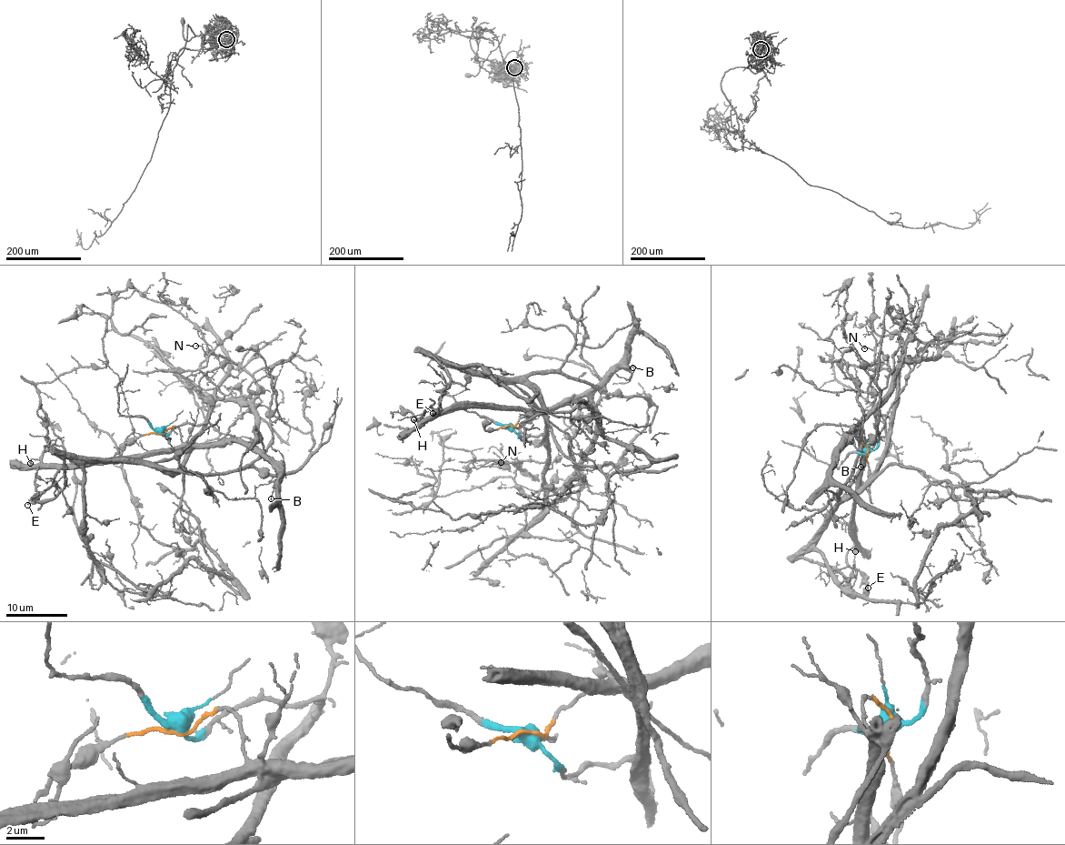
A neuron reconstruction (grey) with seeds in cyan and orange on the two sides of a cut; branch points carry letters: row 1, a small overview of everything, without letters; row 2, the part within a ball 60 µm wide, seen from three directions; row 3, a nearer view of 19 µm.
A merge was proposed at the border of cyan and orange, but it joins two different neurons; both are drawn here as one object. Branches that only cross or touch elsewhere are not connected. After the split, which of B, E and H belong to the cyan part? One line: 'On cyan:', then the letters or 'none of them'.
On cyan: none of them

